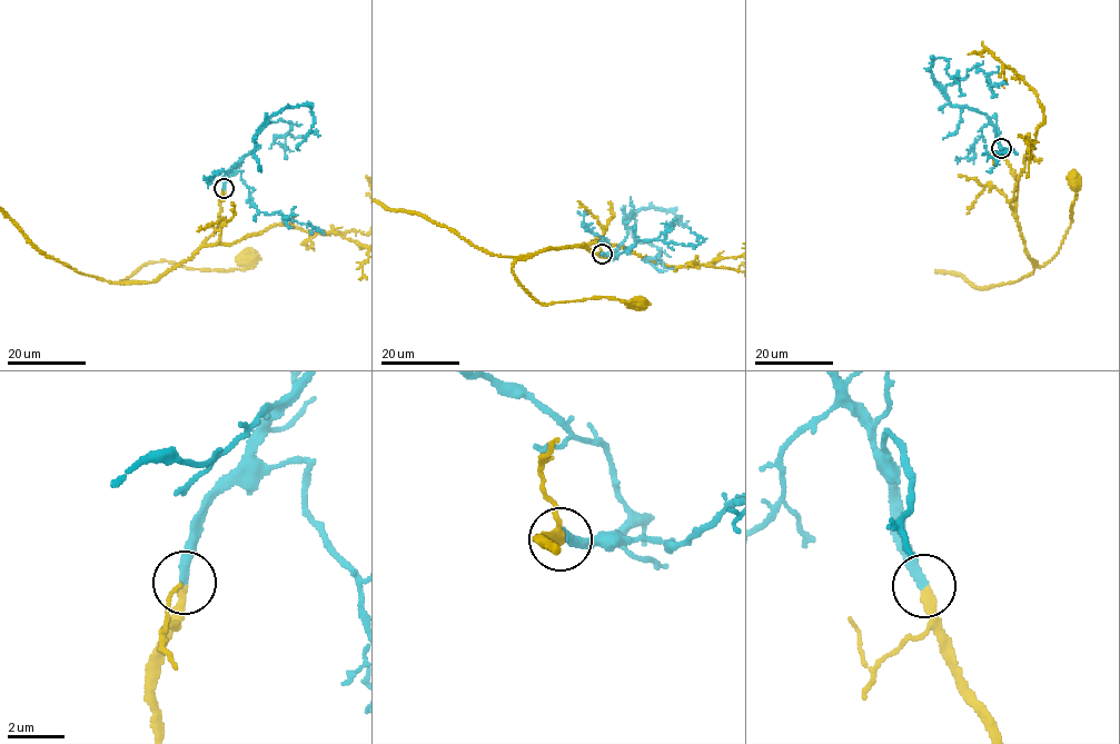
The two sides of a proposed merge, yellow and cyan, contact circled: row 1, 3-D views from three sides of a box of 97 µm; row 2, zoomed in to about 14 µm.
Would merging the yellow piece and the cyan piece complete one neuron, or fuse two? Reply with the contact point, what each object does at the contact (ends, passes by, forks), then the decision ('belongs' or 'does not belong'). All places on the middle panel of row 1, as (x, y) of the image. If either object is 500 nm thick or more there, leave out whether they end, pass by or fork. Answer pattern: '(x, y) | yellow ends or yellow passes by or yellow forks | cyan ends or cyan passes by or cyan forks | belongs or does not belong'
(602, 254) | yellow ends | cyan ends | belongs

